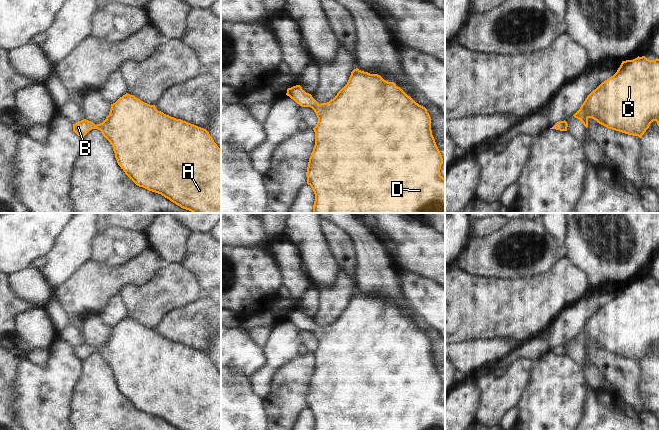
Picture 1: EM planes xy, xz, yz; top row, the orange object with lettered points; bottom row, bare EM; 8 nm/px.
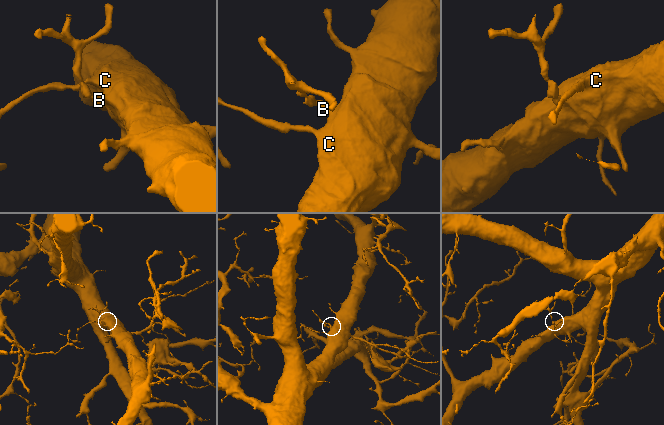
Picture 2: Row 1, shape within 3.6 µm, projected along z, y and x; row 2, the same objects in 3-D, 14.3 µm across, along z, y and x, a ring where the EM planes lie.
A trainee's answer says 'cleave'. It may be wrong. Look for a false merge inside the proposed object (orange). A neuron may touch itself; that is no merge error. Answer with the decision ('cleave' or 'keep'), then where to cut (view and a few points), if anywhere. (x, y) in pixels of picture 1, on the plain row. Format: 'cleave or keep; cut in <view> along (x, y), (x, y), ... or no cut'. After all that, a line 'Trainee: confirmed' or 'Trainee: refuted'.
keep; no cut
Trainee: refuted

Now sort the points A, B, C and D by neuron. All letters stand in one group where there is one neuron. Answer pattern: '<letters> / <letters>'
A B C D

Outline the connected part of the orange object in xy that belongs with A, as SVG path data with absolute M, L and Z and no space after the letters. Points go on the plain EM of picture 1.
M128 317L111 328L109 339L102 347L95 349L93 346L83 343L73 348L73 355L82 362L92 353L100 354L102 359L110 366L118 389L137 410L161 418L178 430L221 430L221 373L217 370L206 353L166 339L158 335L155 329L147 328Z

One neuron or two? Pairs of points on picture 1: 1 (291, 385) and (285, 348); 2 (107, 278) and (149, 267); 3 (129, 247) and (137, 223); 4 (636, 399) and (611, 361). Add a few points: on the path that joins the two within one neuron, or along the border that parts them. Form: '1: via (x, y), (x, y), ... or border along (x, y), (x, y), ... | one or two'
1: border along (298, 354), (283, 364), (271, 379) | two
2: via (117, 277), (139, 270) | one
3: border along (112, 226), (127, 230), (137, 230), (143, 233) | two
4: via (629, 390), (625, 377), (618, 370) | one

